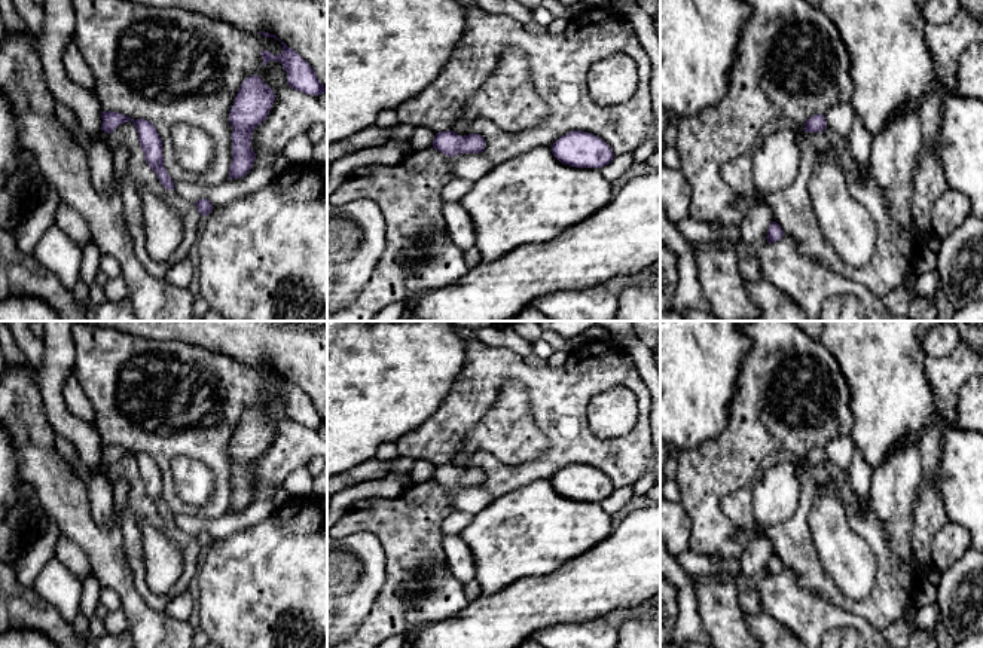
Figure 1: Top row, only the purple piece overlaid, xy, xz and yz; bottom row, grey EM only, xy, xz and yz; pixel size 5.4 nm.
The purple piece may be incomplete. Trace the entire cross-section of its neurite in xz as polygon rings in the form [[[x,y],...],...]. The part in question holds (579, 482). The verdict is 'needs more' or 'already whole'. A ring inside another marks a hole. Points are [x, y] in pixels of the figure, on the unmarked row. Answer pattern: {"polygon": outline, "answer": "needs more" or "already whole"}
{"polygon": [[[571,464],[550,480],[559,495],[576,501],[601,502],[614,492],[613,483],[602,471],[584,464]]], "answer": "already whole"}

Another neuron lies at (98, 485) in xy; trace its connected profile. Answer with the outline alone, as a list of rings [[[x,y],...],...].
[[[55,434],[54,446],[57,452],[74,467],[77,477],[80,477],[86,486],[91,501],[91,514],[97,523],[109,525],[115,517],[115,493],[113,482],[109,473],[98,465],[86,465],[67,438]]]

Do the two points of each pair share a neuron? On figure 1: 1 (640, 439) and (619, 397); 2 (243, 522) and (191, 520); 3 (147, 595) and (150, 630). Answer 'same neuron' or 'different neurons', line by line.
1: different neurons
2: same neuron
3: different neurons

